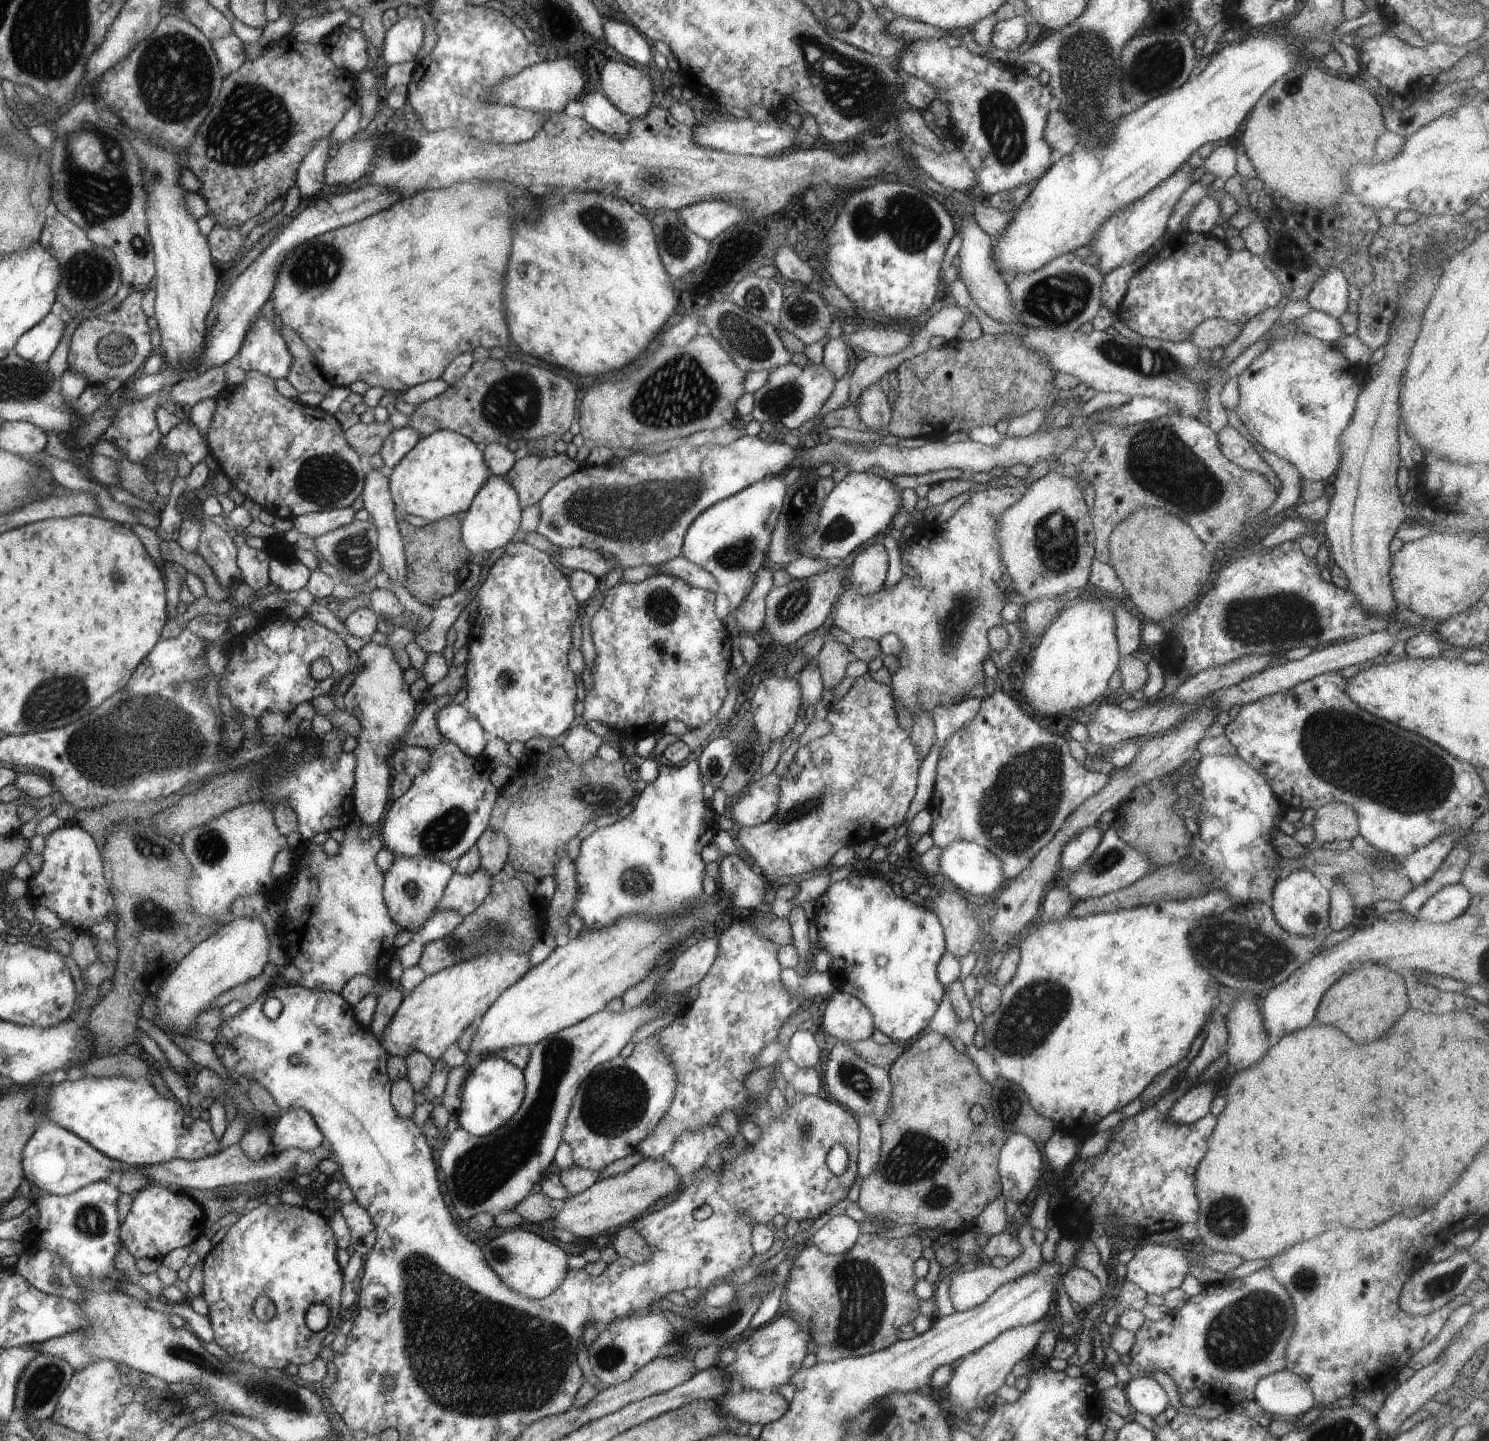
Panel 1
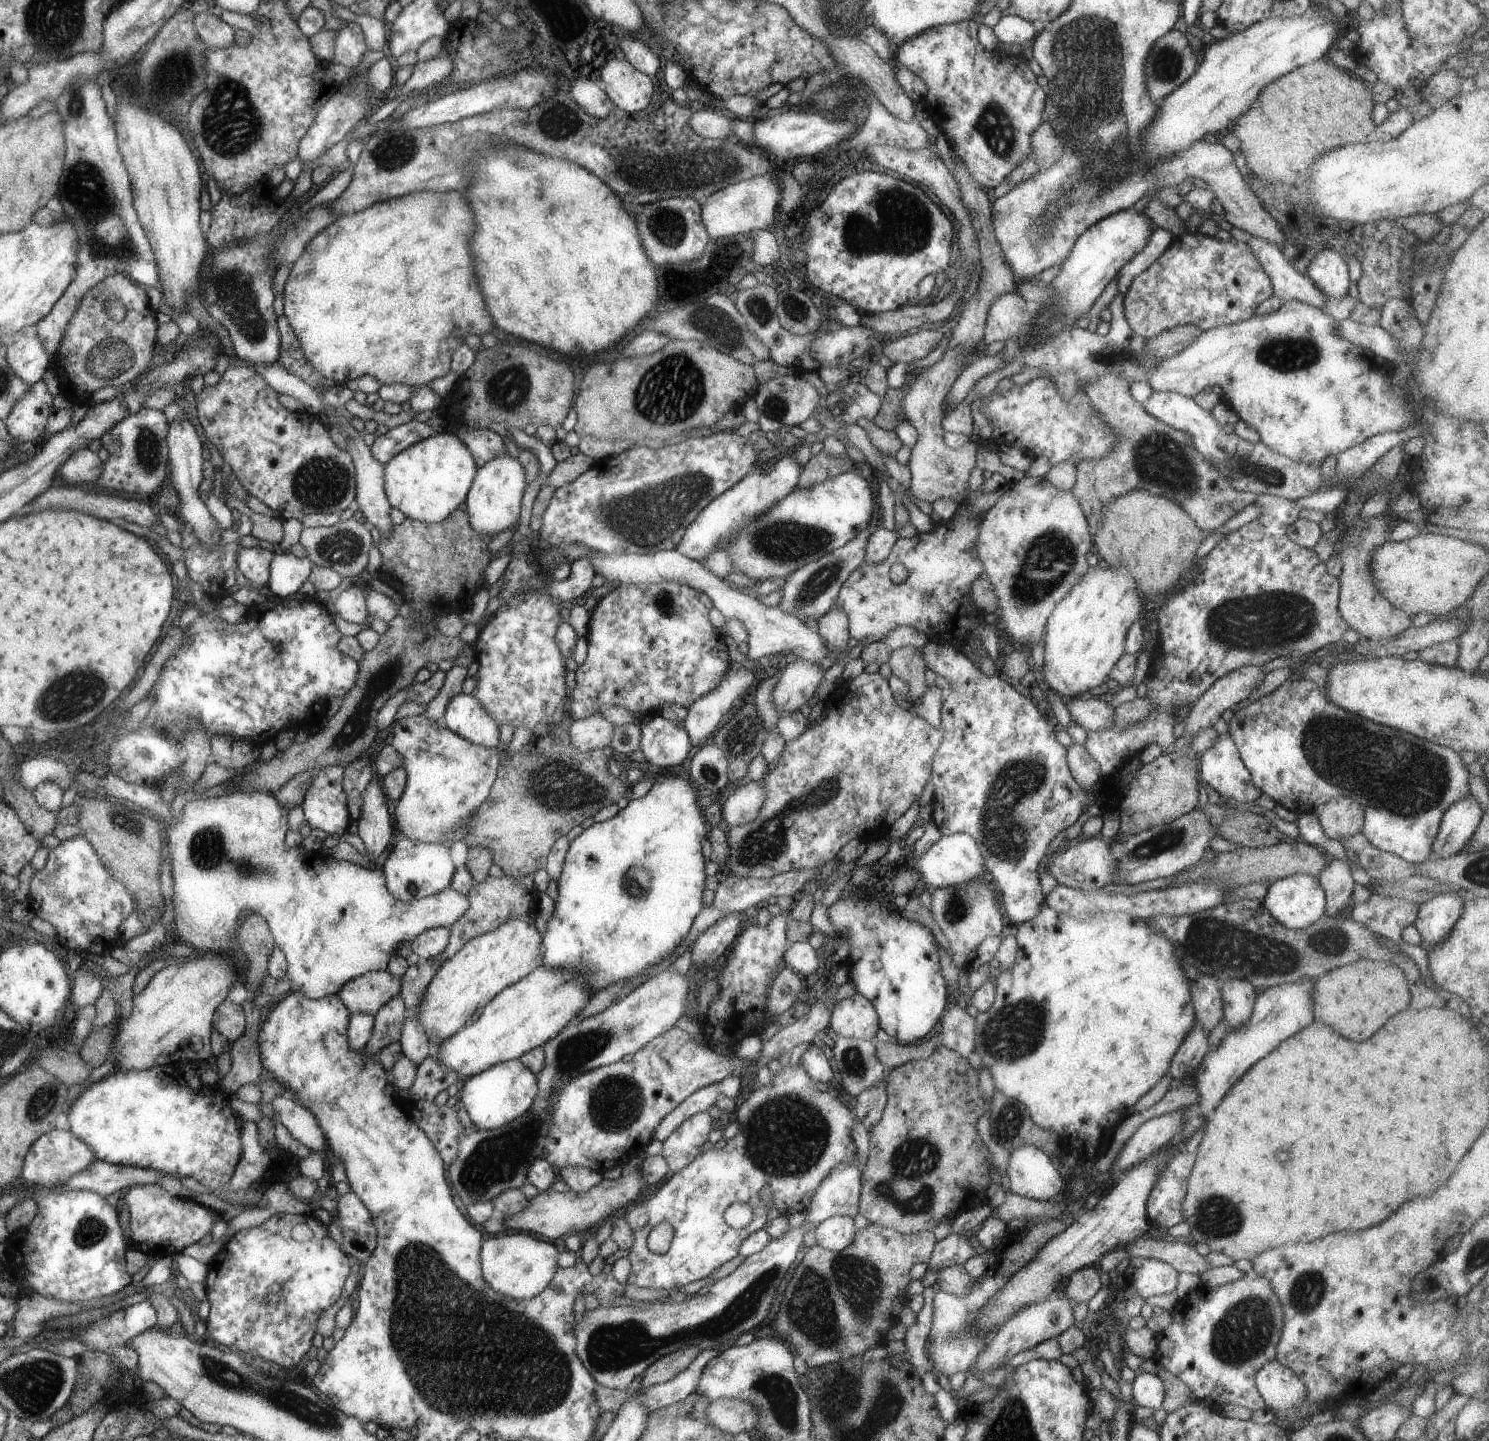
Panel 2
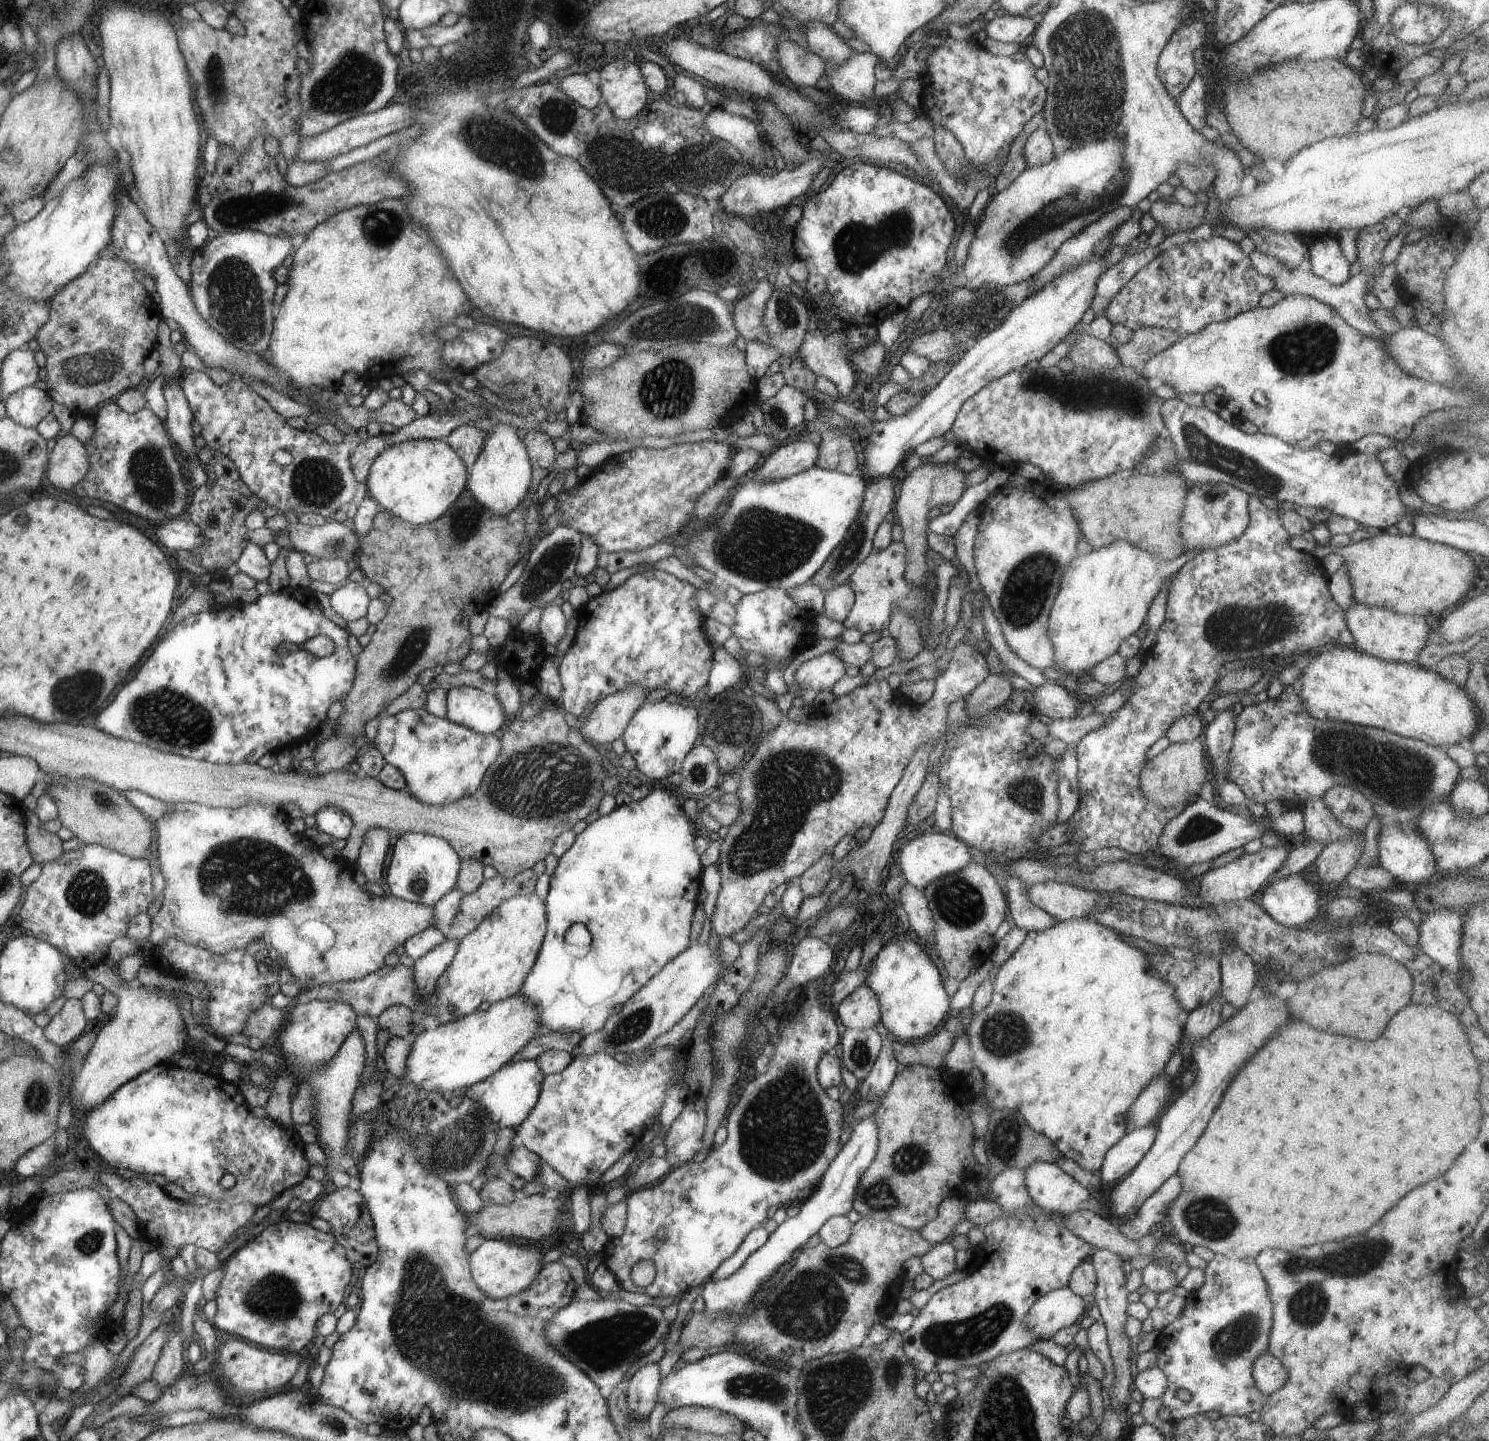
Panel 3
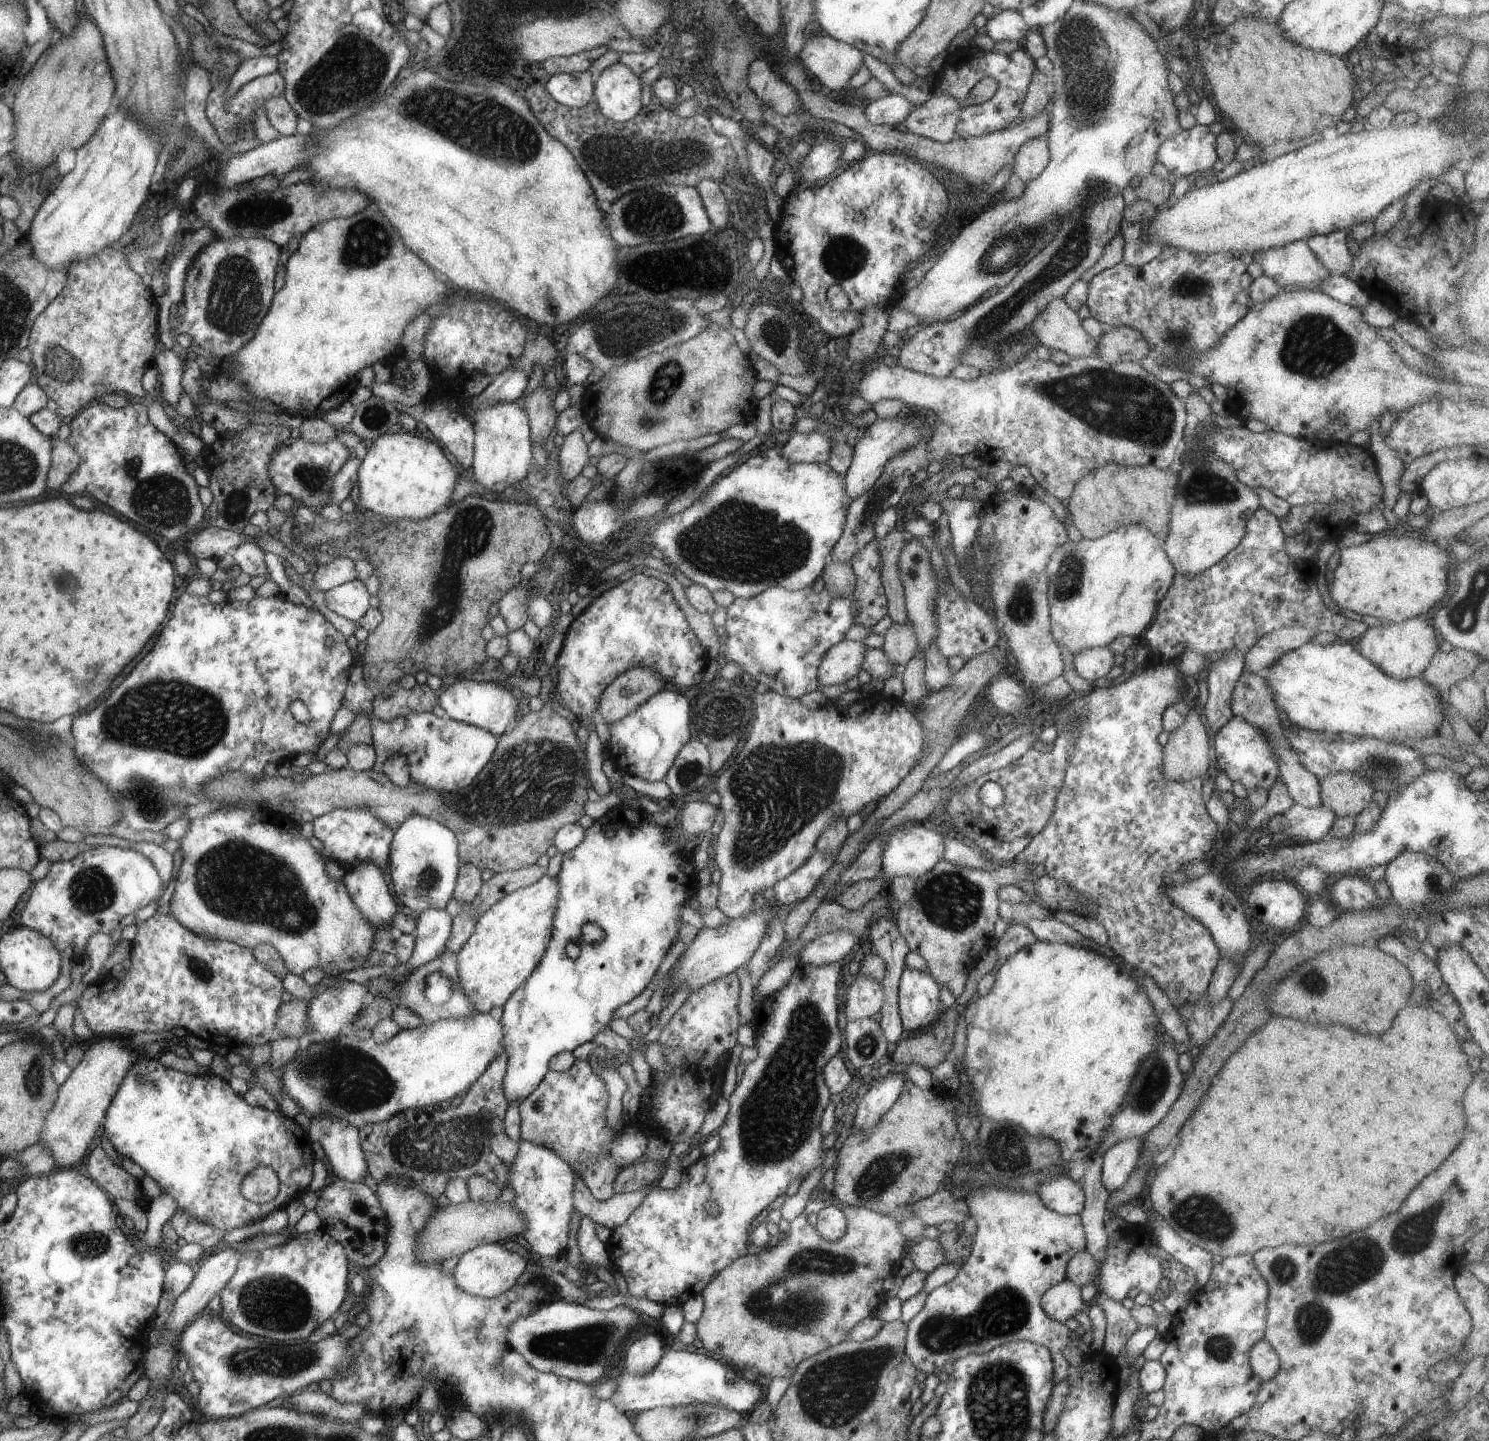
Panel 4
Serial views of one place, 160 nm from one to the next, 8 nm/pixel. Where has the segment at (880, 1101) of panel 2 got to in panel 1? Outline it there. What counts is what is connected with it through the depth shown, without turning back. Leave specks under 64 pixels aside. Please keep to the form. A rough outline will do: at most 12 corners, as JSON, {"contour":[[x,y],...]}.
{"contour":[[857,1116],[857,1174],[867,1179],[881,1153],[880,1124]]}

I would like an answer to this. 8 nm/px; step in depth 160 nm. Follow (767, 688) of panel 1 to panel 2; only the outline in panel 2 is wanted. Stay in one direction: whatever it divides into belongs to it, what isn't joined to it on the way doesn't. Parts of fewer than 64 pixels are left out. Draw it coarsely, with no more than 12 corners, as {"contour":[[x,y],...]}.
{"contour":[[800,658],[772,692],[781,717],[806,710],[825,673]]}

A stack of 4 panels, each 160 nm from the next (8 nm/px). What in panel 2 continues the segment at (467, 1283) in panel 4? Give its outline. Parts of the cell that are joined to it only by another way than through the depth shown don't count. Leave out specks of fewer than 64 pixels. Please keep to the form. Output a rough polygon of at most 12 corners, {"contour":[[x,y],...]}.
{"contour":[[524,1232],[494,1234],[483,1276],[533,1299],[553,1282],[558,1250]]}

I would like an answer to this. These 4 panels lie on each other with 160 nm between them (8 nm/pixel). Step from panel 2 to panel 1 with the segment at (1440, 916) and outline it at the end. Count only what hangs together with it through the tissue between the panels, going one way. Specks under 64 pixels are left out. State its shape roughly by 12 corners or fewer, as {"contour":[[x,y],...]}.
{"contour":[[1462,883],[1445,886],[1420,907],[1418,918],[1449,923],[1470,904]]}

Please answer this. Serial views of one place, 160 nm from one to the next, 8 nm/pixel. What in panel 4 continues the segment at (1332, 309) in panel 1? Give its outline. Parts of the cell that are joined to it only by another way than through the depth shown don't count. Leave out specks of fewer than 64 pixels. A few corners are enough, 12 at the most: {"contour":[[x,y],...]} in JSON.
{"contour":[[1347,231],[1307,240],[1330,275],[1347,276],[1353,256]]}

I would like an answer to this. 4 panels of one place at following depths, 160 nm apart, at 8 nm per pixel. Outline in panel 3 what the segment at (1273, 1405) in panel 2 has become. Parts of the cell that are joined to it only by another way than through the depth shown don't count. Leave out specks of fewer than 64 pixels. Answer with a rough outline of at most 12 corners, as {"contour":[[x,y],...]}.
{"contour":[[1270,1352],[1253,1366],[1256,1388],[1265,1395],[1280,1390],[1287,1370]]}

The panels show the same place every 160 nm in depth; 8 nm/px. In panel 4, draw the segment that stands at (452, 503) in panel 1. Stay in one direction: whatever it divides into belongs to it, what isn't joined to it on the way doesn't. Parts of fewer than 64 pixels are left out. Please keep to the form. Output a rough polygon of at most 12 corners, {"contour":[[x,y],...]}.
{"contour":[[373,440],[359,468],[365,514],[423,521],[456,472],[436,442]]}

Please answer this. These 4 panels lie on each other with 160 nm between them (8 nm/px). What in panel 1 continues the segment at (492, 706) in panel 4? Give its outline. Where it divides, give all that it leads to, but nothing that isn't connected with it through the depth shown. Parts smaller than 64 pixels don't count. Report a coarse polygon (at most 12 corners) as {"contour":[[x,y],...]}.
{"contour":[[464,704],[438,709],[442,737],[468,756],[485,750],[484,729]]}

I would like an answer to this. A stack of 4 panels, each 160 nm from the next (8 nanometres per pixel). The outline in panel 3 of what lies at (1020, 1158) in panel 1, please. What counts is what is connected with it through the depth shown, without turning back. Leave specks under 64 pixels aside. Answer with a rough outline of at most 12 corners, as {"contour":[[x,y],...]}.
{"contour":[[1034,1162],[1028,1194],[1046,1212],[1092,1210],[1098,1200],[1056,1163]]}

